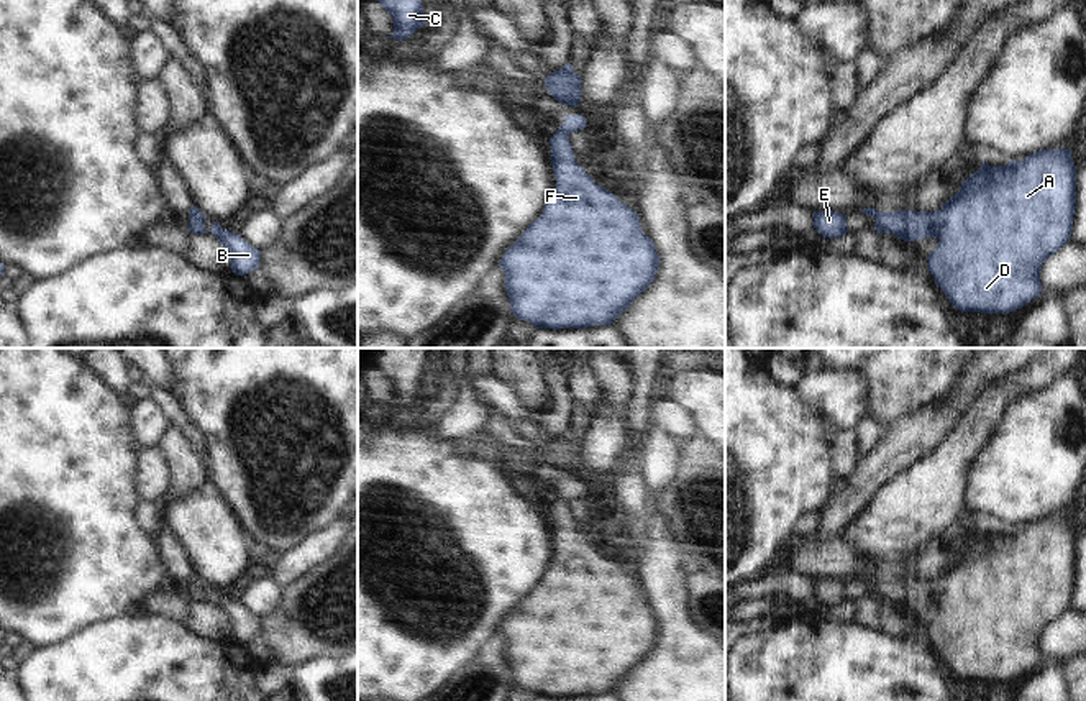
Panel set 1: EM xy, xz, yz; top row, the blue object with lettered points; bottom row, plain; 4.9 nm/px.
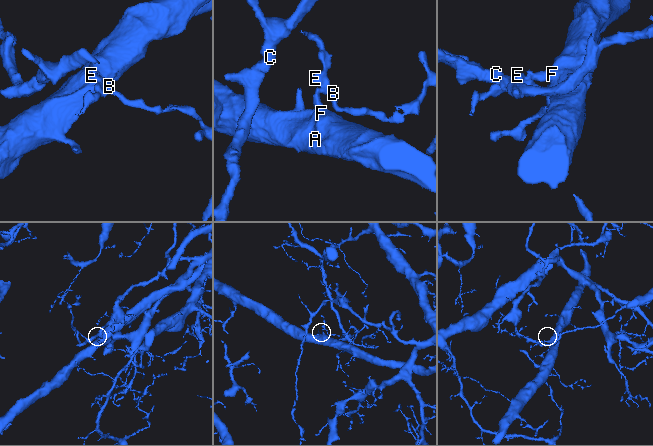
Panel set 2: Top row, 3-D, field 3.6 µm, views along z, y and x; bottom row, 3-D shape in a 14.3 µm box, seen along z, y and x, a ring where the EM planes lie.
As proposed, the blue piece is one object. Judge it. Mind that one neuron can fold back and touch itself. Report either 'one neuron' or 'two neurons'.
two neurons

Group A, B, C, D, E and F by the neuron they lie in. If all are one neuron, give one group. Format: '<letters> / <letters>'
A C D F / B E

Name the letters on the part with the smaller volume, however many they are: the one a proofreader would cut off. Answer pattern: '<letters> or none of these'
B, E

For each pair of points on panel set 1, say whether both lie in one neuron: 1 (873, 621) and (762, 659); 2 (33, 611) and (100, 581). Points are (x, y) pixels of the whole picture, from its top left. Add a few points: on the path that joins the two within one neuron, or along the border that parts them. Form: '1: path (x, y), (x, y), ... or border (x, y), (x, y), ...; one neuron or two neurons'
1: border (855, 621), (881, 631); two neurons
2: path (50, 595), (63, 581), (84, 581); one neuron

